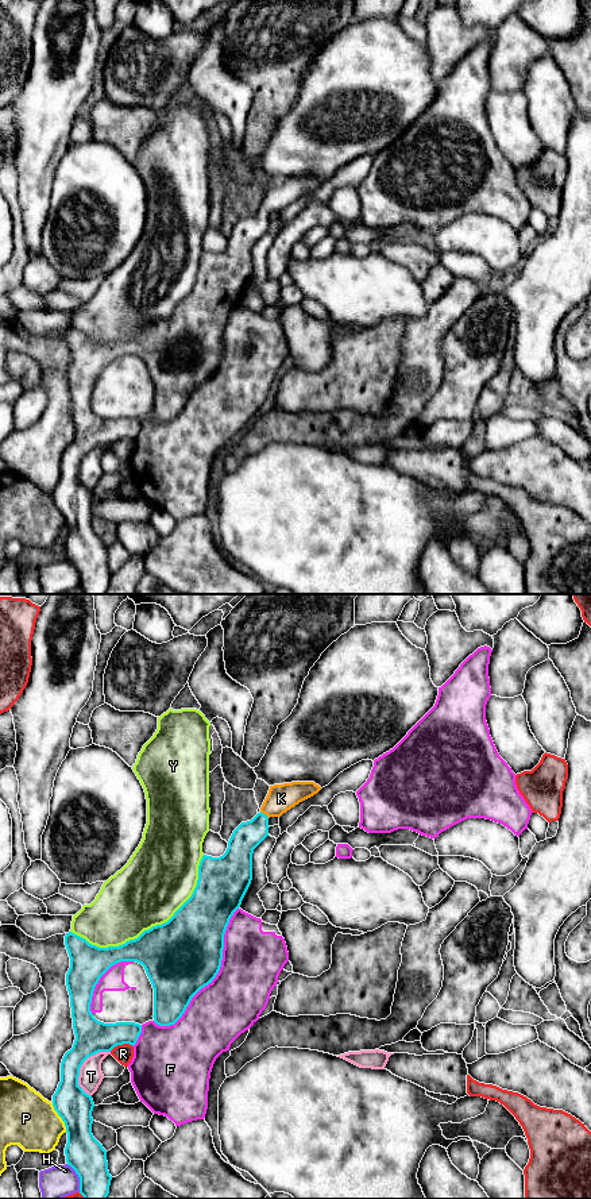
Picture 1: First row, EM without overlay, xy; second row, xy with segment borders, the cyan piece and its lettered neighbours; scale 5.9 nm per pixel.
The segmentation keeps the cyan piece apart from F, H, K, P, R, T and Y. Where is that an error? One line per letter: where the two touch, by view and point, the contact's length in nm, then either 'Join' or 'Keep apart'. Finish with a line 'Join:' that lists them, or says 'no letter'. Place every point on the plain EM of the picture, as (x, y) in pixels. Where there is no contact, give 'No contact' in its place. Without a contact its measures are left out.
F: Touches cyan at xy (216, 369). Shared border 850 nm. Keep apart
H: Touches cyan at xy (78, 571). Shared border 190 nm. Keep apart
K: Touches cyan at xy (265, 209). Shared border 70 nm. Join
P: Touches cyan at xy (61, 512). Shared border 200 nm. Keep apart
R: Touches cyan at xy (120, 439). Shared border 150 nm. Keep apart
T: Touches cyan at xy (81, 459). Shared border 300 nm. Keep apart
Y: Touches cyan at xy (153, 322). Shared border 900 nm. Keep apart
Join: K

